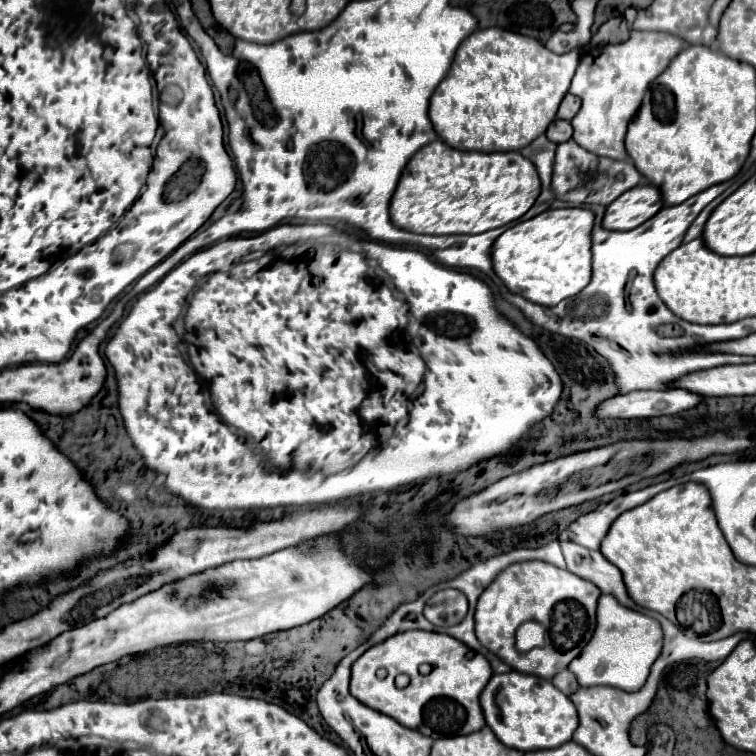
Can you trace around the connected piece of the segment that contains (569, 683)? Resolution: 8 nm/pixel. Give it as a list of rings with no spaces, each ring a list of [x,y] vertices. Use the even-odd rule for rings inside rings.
[[[562,670],[562,674],[556,674],[556,676],[552,678],[552,684],[558,686],[558,690],[562,690],[566,696],[574,694],[574,692],[580,688],[578,682],[576,682],[576,676],[574,676],[570,670]]]

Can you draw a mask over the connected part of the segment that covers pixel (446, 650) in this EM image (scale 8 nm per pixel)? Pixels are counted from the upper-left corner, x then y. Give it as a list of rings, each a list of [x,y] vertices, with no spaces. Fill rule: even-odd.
[[[410,630],[390,636],[388,640],[368,648],[352,664],[350,694],[362,704],[394,718],[406,728],[420,730],[430,738],[438,736],[464,736],[484,728],[484,714],[480,708],[480,692],[492,678],[492,668],[488,660],[470,650],[456,638],[440,632]],[[428,662],[432,672],[422,676],[418,666]],[[378,672],[386,672],[384,676]],[[398,674],[408,674],[410,684],[406,688],[396,688],[394,680]]]

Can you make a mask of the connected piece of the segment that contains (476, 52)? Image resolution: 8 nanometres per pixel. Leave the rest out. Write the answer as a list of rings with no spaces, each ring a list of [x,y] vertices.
[[[504,28],[470,34],[456,52],[448,76],[430,98],[430,120],[442,142],[458,150],[522,150],[554,122],[578,68],[580,48],[554,54],[534,38]]]

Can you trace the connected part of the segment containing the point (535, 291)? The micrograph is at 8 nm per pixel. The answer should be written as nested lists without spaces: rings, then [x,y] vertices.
[[[564,208],[564,210],[546,210],[530,220],[518,222],[516,226],[508,228],[492,248],[492,264],[494,272],[500,280],[516,294],[524,296],[542,306],[556,306],[560,300],[576,296],[592,276],[590,268],[590,246],[592,246],[592,228],[594,228],[594,212],[586,208]]]

